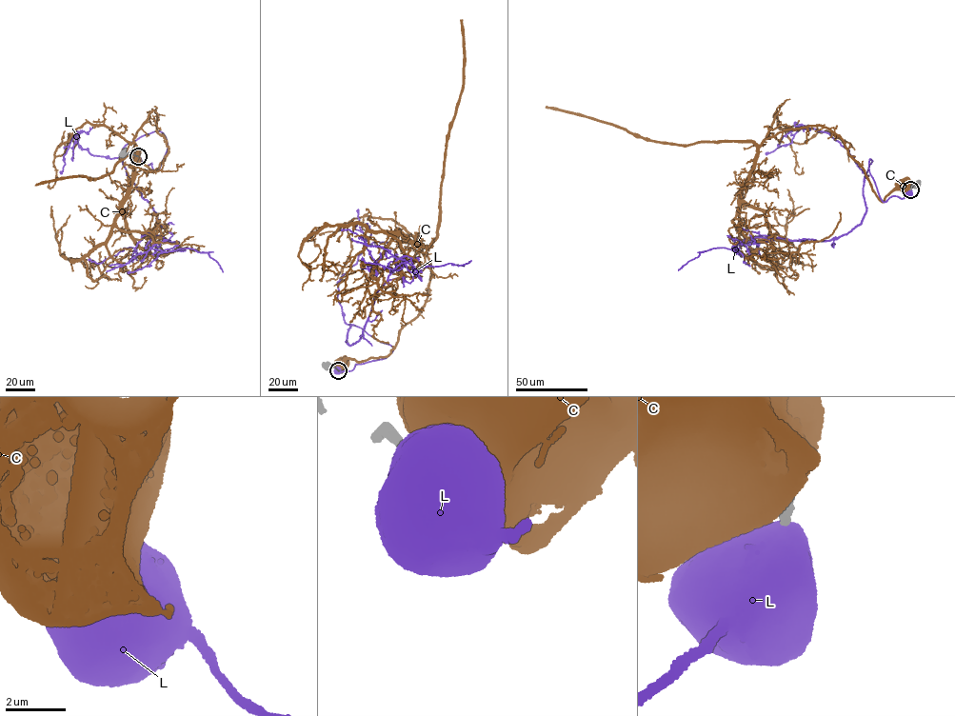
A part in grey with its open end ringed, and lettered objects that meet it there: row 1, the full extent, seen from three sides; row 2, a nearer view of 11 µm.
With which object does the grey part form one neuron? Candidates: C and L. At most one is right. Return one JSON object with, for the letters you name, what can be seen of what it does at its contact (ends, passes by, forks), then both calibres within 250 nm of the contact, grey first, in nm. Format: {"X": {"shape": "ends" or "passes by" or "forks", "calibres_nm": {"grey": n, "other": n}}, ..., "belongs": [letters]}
{"belongs": []}

